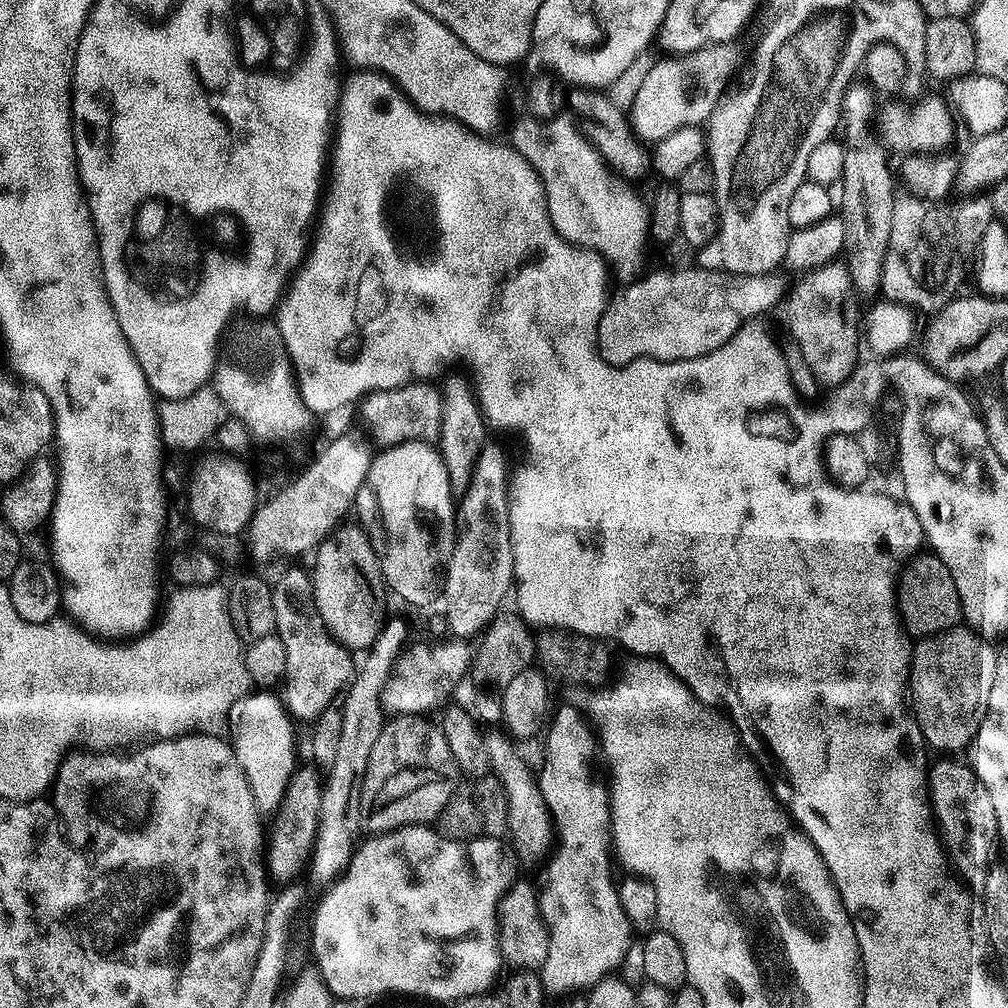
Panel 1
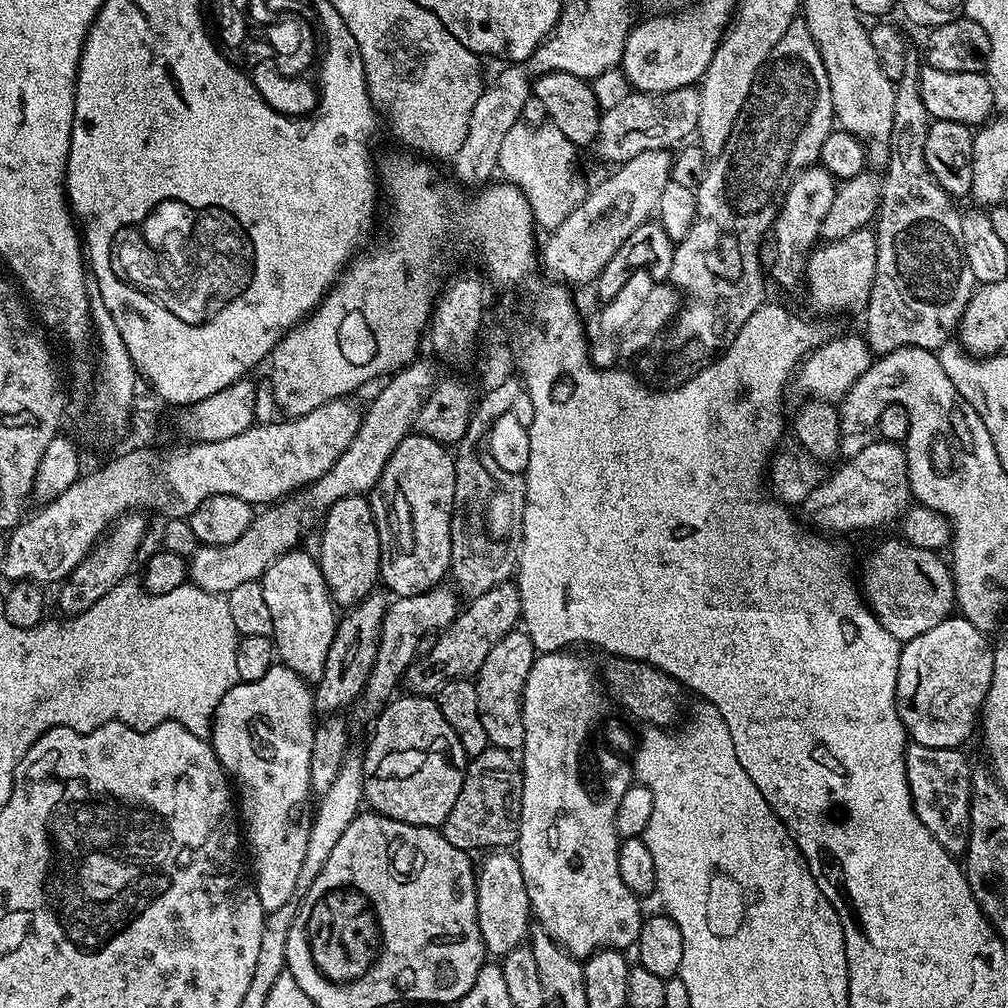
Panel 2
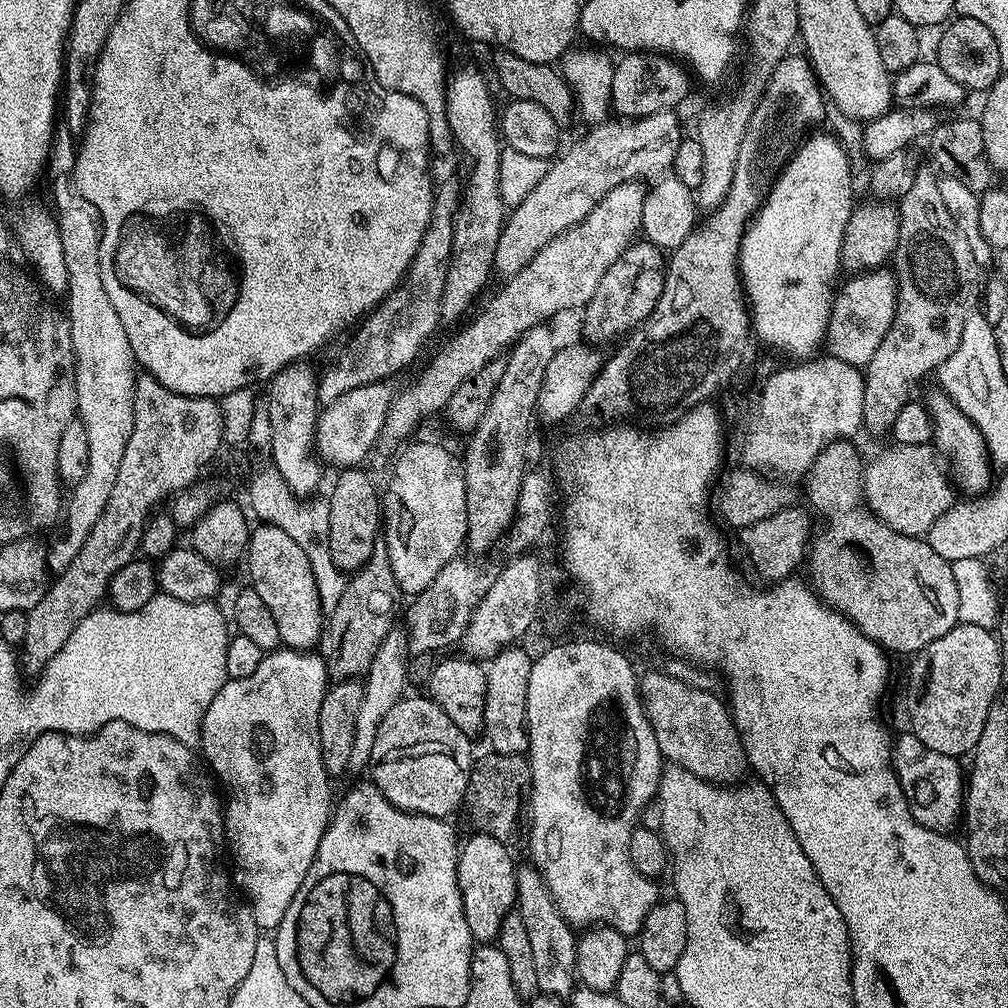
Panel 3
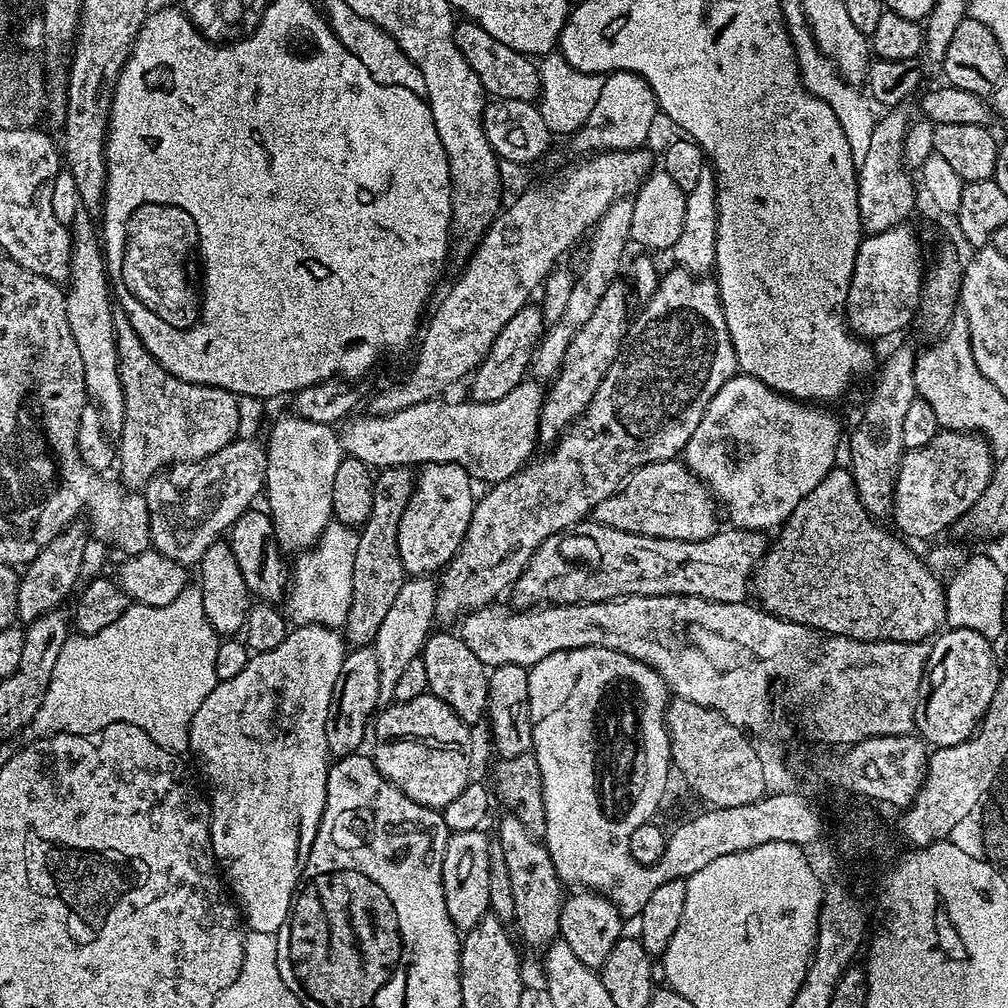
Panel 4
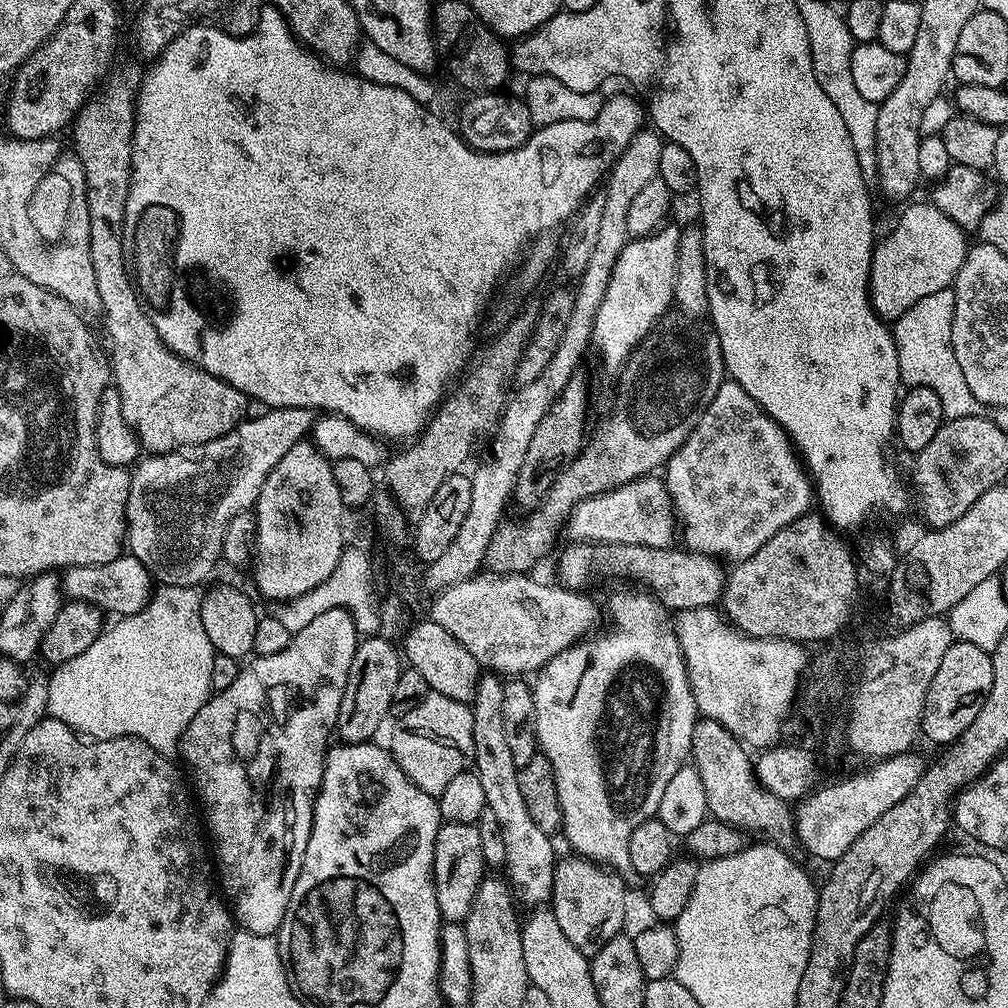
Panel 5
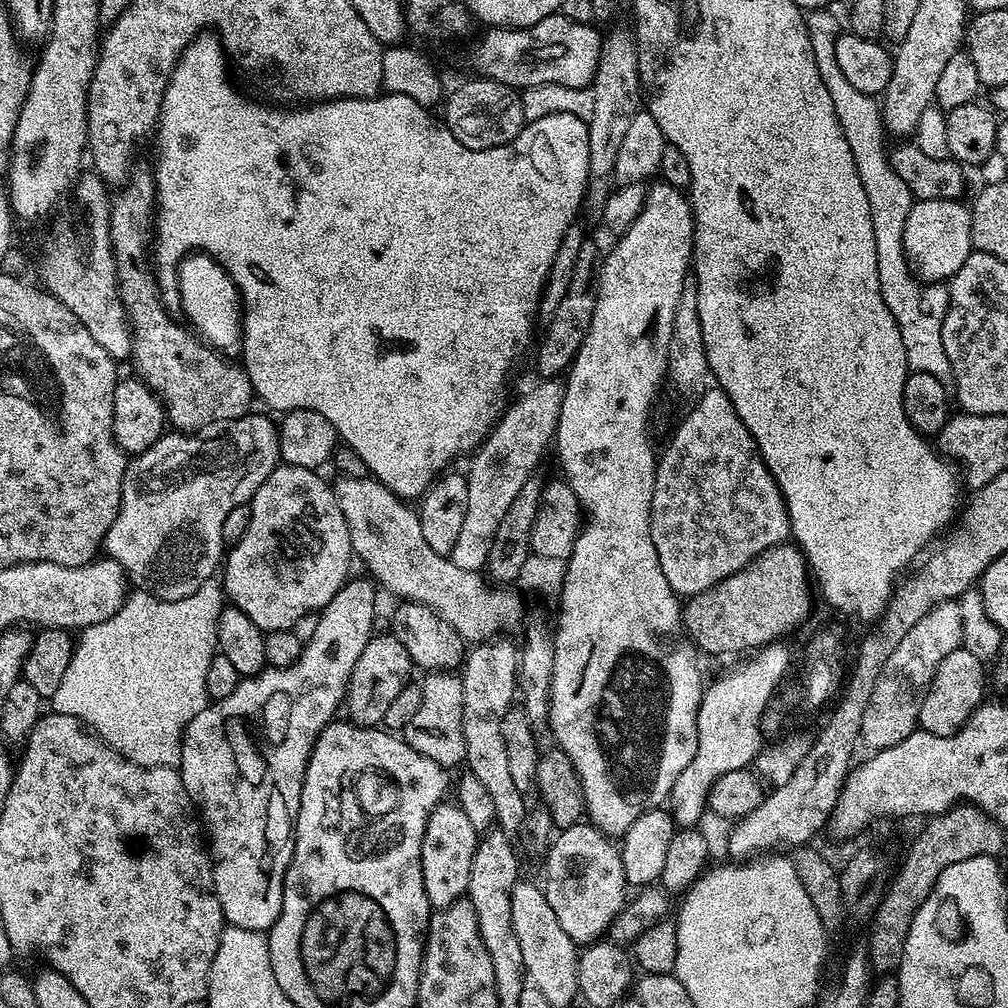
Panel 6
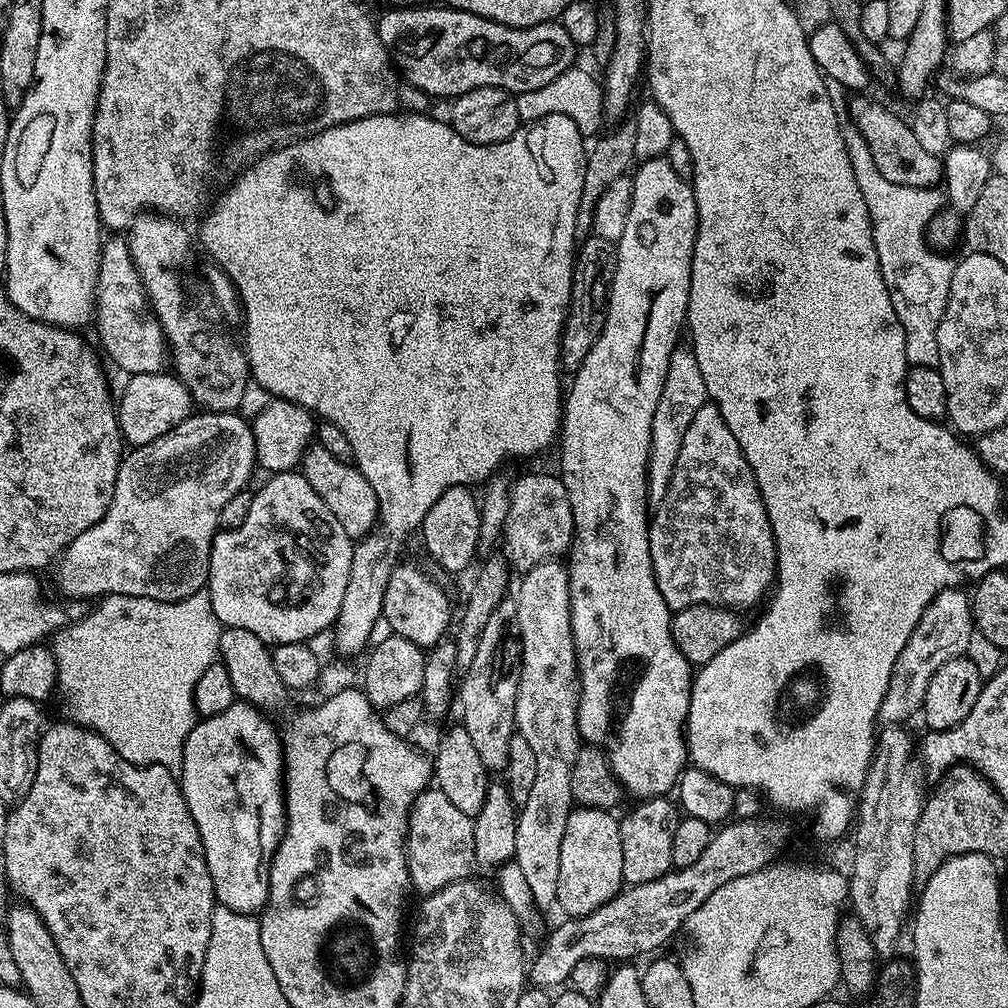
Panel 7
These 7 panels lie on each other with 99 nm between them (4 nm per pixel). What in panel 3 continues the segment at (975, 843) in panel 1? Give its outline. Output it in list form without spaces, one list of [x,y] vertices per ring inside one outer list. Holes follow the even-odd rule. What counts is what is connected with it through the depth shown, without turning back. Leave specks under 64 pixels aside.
[[[905,734],[905,736],[896,736],[892,745],[892,770],[904,791],[904,797],[908,803],[910,814],[922,826],[926,826],[935,832],[951,833],[952,827],[956,823],[961,823],[962,813],[964,811],[964,798],[966,795],[966,776],[960,772],[961,761],[955,756],[938,754],[938,750],[930,750],[918,737]]]

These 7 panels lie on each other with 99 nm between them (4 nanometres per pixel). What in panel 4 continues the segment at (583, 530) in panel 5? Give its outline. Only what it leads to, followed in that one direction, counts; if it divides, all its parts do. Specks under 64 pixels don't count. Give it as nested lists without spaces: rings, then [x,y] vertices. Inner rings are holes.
[[[683,459],[659,460],[637,468],[627,480],[623,481],[616,493],[602,502],[594,509],[595,523],[604,524],[607,528],[626,530],[643,536],[661,536],[671,540],[685,540],[698,542],[710,538],[717,531],[716,516],[712,513],[714,497],[707,484],[696,476],[684,463]]]

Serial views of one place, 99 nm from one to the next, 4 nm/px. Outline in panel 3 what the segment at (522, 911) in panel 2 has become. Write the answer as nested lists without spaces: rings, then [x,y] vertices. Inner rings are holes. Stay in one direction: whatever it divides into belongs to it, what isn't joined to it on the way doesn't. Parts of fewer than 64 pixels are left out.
[[[479,831],[472,834],[465,844],[463,841],[459,845],[456,877],[466,916],[466,926],[470,926],[473,941],[495,941],[502,918],[506,918],[506,914],[513,911],[516,903],[516,869],[518,866],[516,862],[512,862],[512,856],[508,850],[510,848],[507,843]]]

